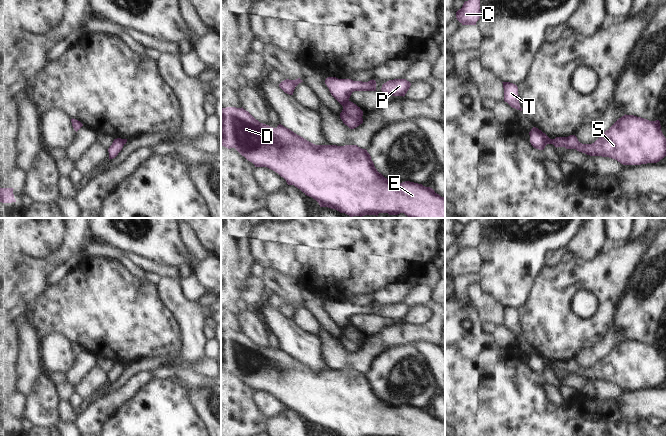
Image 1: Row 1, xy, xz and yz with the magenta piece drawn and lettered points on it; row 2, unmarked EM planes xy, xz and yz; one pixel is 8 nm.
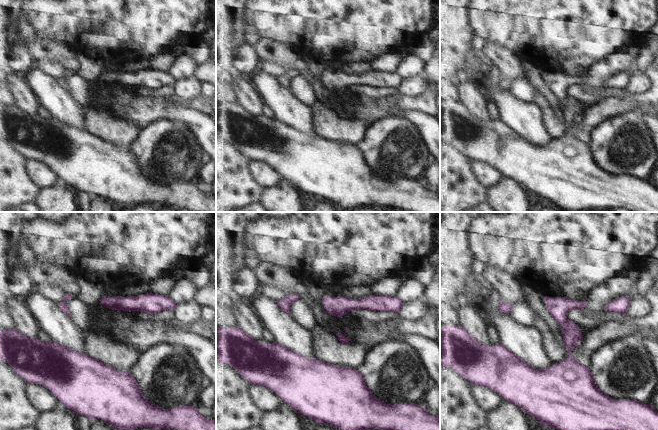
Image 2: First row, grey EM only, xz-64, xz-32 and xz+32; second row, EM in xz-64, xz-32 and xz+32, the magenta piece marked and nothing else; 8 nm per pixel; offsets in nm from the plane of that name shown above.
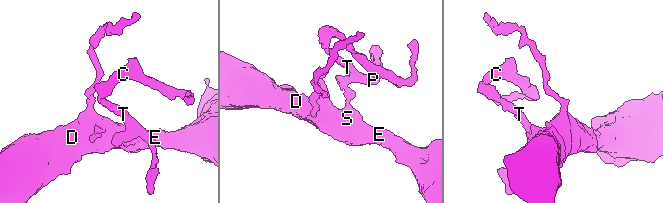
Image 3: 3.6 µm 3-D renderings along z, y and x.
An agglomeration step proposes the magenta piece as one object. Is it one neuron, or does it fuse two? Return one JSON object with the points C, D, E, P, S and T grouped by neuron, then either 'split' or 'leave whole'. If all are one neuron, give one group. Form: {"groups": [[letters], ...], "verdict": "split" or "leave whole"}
{"groups": [["C", "P", "T"], ["D", "E", "S"]], "verdict": "split"}

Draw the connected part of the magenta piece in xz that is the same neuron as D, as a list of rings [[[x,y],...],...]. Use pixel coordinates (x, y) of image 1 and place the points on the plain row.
[[[243,331],[221,332],[221,369],[228,373],[235,372],[255,391],[267,391],[275,395],[288,409],[294,409],[315,423],[320,431],[339,436],[445,436],[445,421],[422,408],[391,406],[377,395],[366,373],[357,369],[315,369],[281,348],[273,352],[260,347]]]

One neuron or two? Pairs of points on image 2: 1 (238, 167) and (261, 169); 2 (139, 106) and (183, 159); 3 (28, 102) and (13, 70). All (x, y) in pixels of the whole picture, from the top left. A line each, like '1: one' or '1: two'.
1: two
2: two
3: one

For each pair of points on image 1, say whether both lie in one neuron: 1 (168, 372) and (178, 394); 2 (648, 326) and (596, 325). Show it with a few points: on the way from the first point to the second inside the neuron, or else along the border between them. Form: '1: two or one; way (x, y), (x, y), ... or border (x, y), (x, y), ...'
1: two; border (154, 378), (171, 379)
2: two; border (620, 302), (613, 326)

